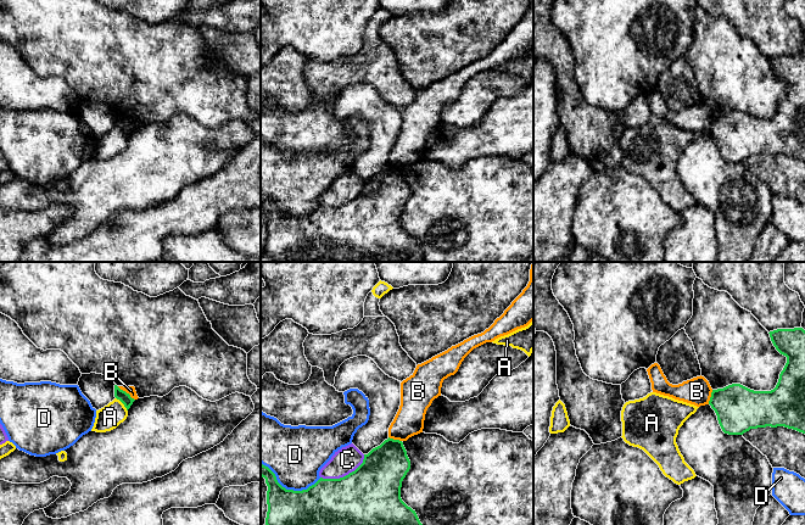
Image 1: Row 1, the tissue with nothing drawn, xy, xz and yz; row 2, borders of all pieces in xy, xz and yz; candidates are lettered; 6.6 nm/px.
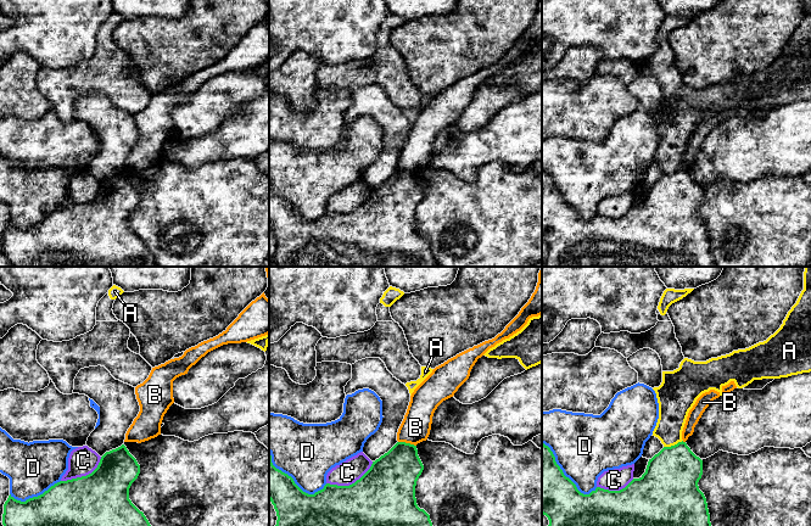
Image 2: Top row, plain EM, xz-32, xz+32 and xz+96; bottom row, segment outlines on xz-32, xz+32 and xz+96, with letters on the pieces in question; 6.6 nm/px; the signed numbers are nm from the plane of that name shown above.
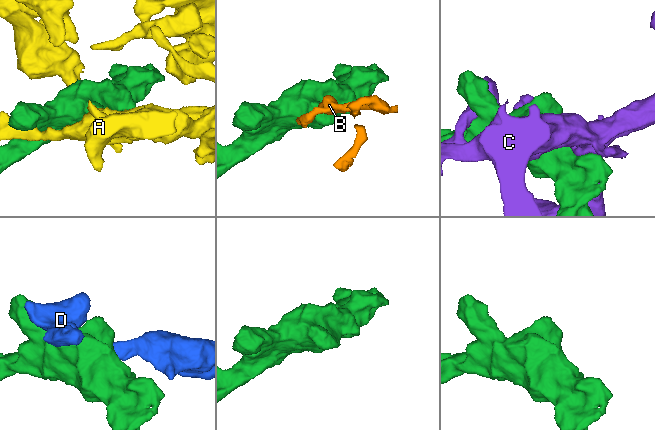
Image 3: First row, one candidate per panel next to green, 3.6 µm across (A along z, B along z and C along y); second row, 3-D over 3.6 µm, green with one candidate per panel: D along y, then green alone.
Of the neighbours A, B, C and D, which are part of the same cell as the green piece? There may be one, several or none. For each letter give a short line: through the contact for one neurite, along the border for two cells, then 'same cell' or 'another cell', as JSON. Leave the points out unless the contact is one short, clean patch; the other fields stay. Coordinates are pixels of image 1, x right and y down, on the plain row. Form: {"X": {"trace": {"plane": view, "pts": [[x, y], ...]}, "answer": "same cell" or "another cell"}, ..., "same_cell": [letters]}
{"A": {"answer": "another cell"}, "B": {"trace": {"plane": "xy", "pts": [[117, 113], [134, 127]]}, "answer": "another cell"}, "C": {"answer": "another cell"}, "D": {"answer": "another cell"}, "same_cell": []}

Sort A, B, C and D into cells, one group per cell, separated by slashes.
A / B C / D

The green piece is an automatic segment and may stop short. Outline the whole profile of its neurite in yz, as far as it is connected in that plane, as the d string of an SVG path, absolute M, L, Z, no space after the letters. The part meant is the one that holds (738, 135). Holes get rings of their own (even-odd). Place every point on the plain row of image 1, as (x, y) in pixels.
M805 57L770 58L776 77L787 84L776 115L754 118L740 111L712 117L709 132L725 161L784 153L805 161Z

